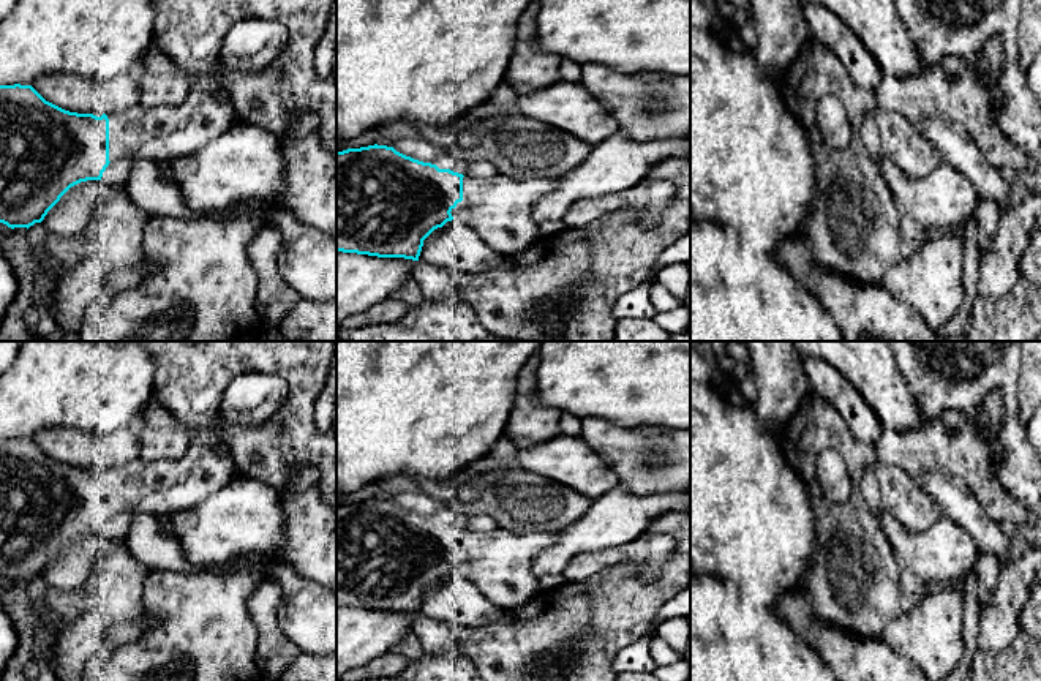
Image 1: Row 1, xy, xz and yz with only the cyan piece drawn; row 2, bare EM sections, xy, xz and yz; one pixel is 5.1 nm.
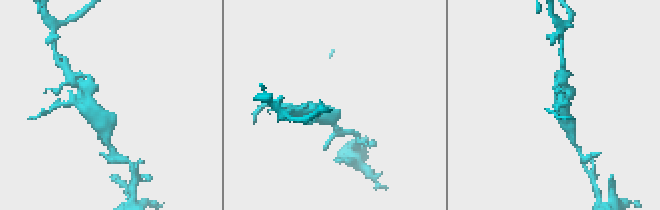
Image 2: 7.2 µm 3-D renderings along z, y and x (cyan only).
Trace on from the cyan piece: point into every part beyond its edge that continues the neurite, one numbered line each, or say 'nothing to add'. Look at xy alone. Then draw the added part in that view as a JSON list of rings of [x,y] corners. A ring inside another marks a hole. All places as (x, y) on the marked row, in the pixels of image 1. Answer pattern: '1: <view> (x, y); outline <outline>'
1: xy (250, 45); outline [[[245,17],[232,22],[221,40],[218,62],[207,73],[196,74],[186,100],[174,107],[147,107],[137,104],[128,111],[111,114],[109,119],[109,161],[145,158],[155,163],[180,158],[199,150],[226,133],[235,119],[235,111],[223,84],[226,73],[261,73],[287,46],[287,28],[276,19]]]

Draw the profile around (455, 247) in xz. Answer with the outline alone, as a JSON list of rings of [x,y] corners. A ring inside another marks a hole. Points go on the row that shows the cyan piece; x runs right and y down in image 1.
[[[458,216],[434,229],[425,240],[419,261],[449,272],[479,273],[494,269],[502,254]]]

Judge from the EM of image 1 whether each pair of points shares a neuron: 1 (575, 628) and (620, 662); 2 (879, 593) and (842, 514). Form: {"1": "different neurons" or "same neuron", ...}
{"1": "different neurons", "2": "same neuron"}

